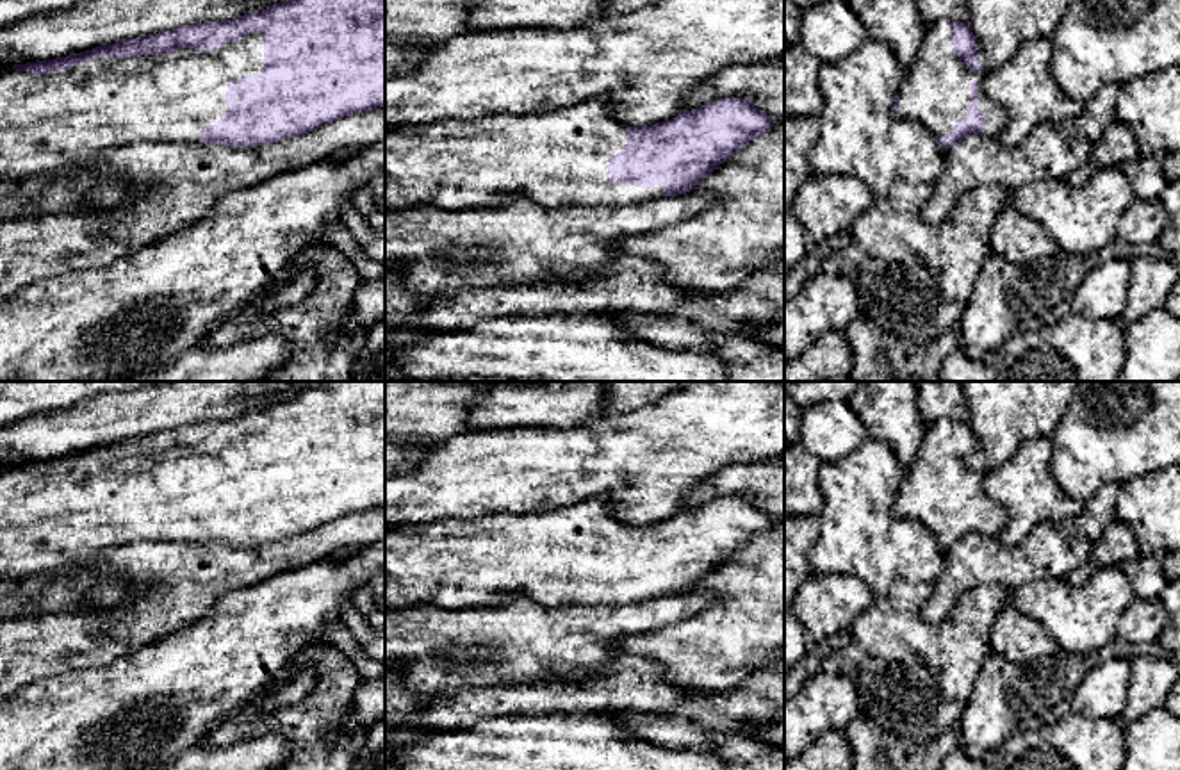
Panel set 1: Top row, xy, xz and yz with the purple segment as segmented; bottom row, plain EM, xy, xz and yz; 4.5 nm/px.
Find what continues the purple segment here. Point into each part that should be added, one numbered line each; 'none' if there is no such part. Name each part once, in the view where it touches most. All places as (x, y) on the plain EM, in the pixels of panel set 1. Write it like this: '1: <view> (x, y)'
1: xy (59, 523)

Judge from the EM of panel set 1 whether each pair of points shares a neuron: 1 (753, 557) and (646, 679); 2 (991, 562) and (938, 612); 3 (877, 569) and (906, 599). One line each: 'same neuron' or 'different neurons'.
1: different neurons
2: same neuron
3: different neurons

